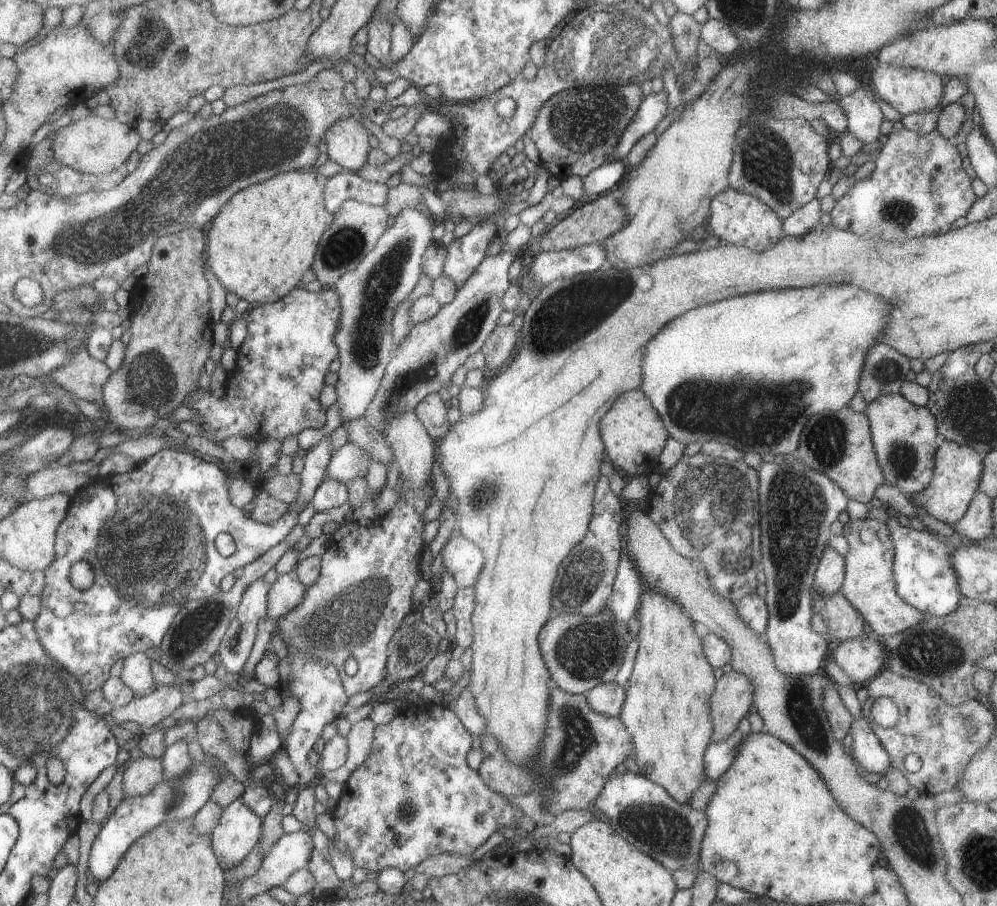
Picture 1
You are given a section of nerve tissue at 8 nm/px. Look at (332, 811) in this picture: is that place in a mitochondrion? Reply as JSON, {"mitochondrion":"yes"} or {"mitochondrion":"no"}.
{"mitochondrion":"no"}

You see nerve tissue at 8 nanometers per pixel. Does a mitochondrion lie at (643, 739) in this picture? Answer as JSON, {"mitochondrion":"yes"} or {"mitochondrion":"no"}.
{"mitochondrion":"no"}

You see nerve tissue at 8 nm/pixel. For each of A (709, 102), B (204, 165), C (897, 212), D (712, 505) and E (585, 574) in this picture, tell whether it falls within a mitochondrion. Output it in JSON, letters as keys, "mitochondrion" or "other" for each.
{"A":"other","B":"mitochondrion","C":"mitochondrion","D":"mitochondrion","E":"mitochondrion"}

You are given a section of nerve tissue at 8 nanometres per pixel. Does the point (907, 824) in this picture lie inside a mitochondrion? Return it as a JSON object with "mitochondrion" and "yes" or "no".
{"mitochondrion":"yes"}

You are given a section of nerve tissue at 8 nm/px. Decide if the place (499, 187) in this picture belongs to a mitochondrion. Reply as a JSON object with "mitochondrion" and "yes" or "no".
{"mitochondrion":"no"}

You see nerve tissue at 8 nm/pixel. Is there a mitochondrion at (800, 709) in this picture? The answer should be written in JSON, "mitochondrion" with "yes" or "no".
{"mitochondrion":"yes"}

